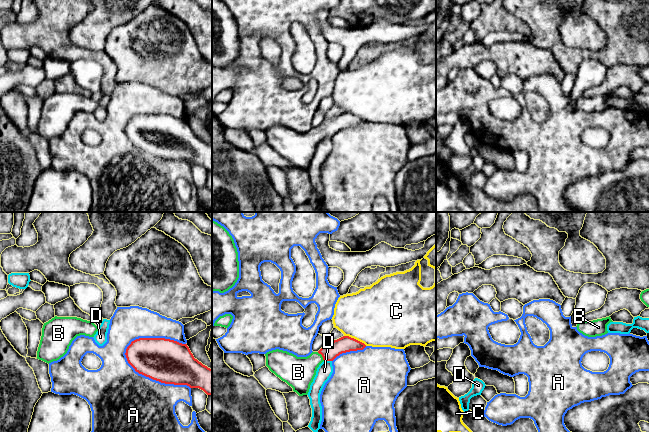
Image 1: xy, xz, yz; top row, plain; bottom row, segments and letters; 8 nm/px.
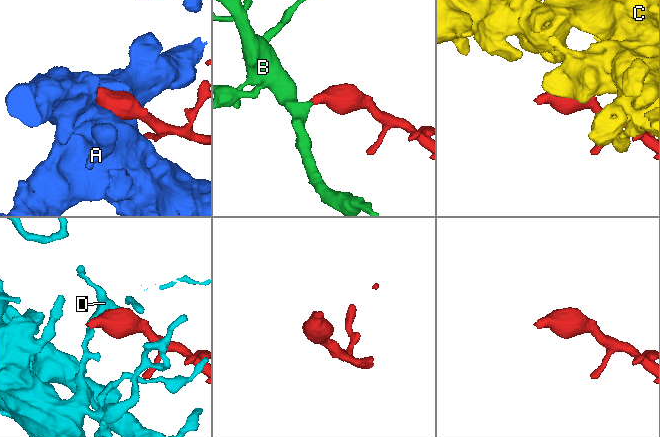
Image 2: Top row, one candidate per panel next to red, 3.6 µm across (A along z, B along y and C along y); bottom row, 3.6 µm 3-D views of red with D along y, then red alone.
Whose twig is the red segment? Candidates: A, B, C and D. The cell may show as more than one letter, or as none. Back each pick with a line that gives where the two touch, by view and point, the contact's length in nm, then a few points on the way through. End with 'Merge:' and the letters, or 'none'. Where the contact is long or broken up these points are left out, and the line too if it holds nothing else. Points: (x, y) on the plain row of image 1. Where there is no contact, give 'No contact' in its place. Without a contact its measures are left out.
B: Touches red at xz (322, 132). Shared border 90 nm. Path across: xz (329, 127), (322, 132), (316, 134), (298, 148)
Merge: B

